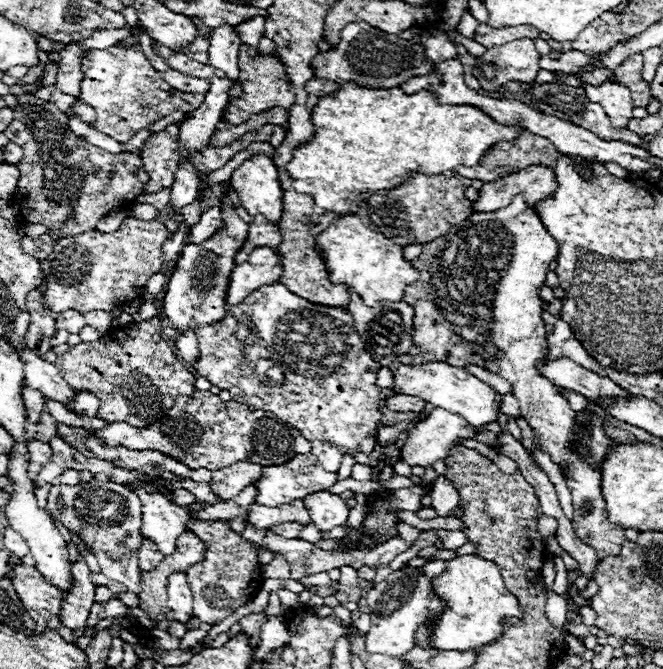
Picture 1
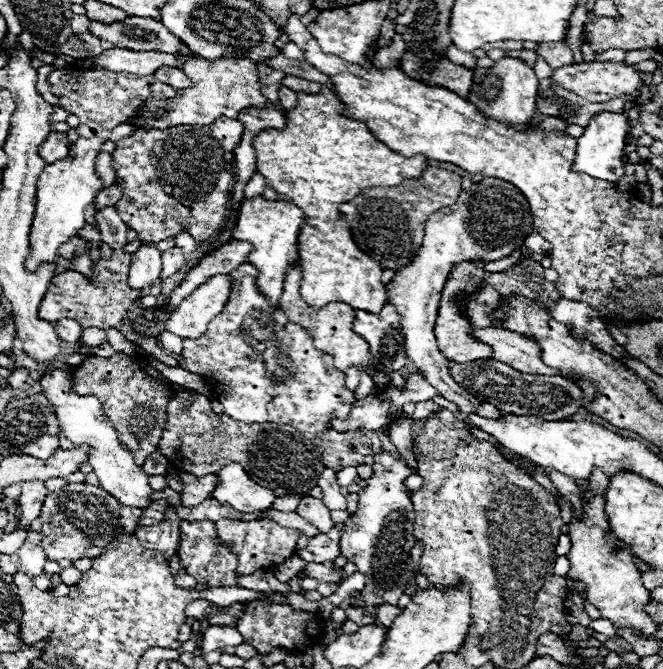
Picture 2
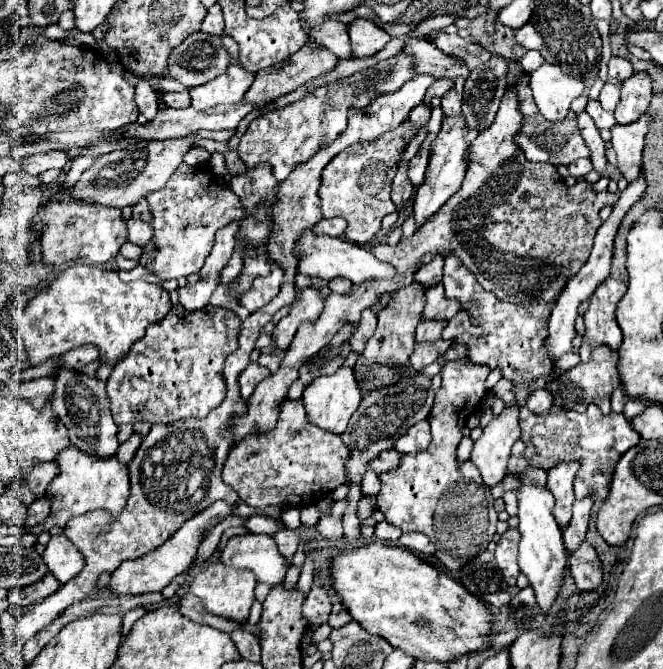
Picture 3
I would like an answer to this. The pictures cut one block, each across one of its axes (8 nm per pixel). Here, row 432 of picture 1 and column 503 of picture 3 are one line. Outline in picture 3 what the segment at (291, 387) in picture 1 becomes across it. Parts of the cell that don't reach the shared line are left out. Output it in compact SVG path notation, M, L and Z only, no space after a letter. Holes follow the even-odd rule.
M446 256L444 260L444 280L448 298L462 300L462 308L472 316L472 322L482 326L488 334L484 338L474 338L470 334L464 334L456 338L454 342L468 344L468 360L474 364L486 364L490 368L500 368L504 378L522 382L522 380L538 380L552 374L552 360L548 358L548 350L544 346L544 340L548 336L548 320L550 312L554 308L554 302L542 302L534 300L530 304L510 304L500 302L492 292L486 292L480 284L476 284L476 278L472 272L468 272L456 256Z

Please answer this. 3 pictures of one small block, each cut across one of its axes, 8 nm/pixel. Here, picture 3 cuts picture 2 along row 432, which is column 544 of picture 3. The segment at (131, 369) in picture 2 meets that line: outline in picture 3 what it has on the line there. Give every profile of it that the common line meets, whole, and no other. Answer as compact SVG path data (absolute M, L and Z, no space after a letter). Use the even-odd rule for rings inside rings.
M524 74L524 76L520 76L520 80L522 82L518 82L516 90L518 90L518 98L520 98L520 110L524 114L524 126L522 126L516 142L524 150L528 162L550 162L554 166L560 166L560 164L570 164L576 158L590 158L590 150L584 144L584 140L578 132L578 126L576 126L576 114L568 112L566 120L556 122L556 124L544 120L544 116L540 116L534 100L532 100L532 92L528 88L528 76Z

